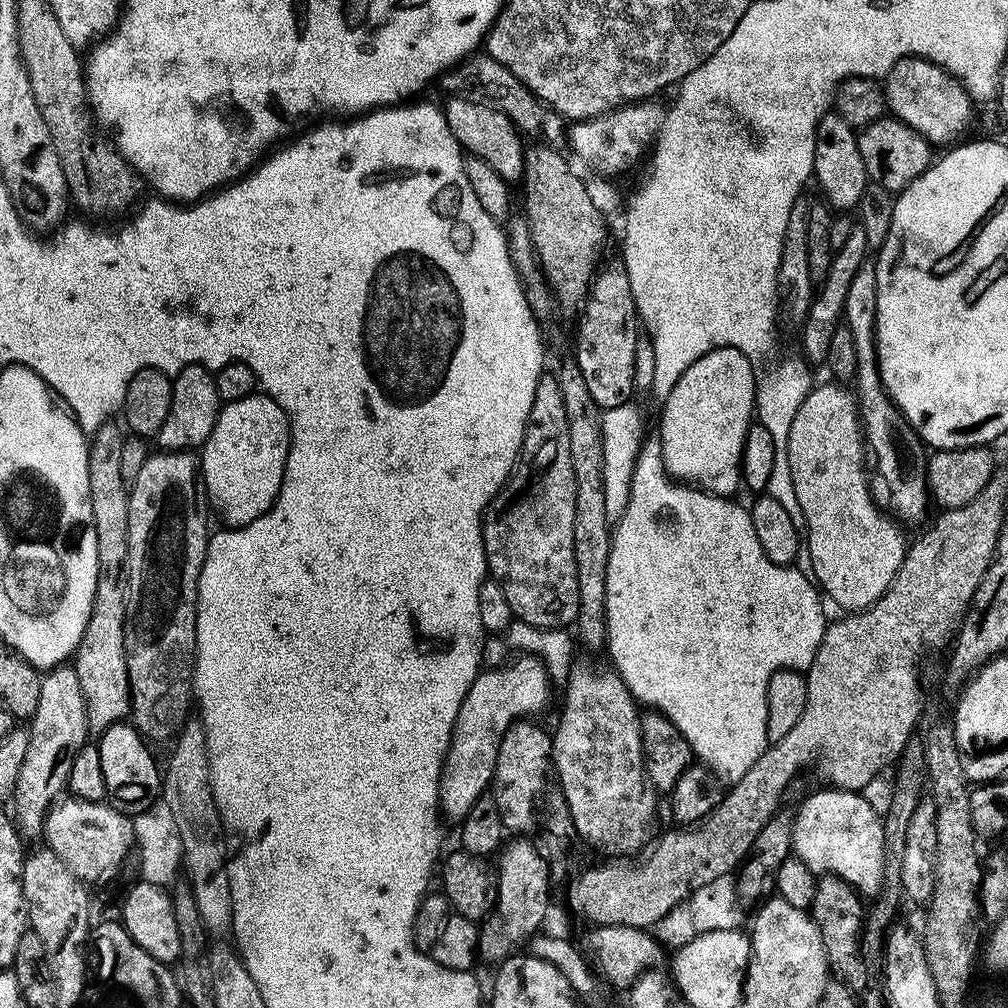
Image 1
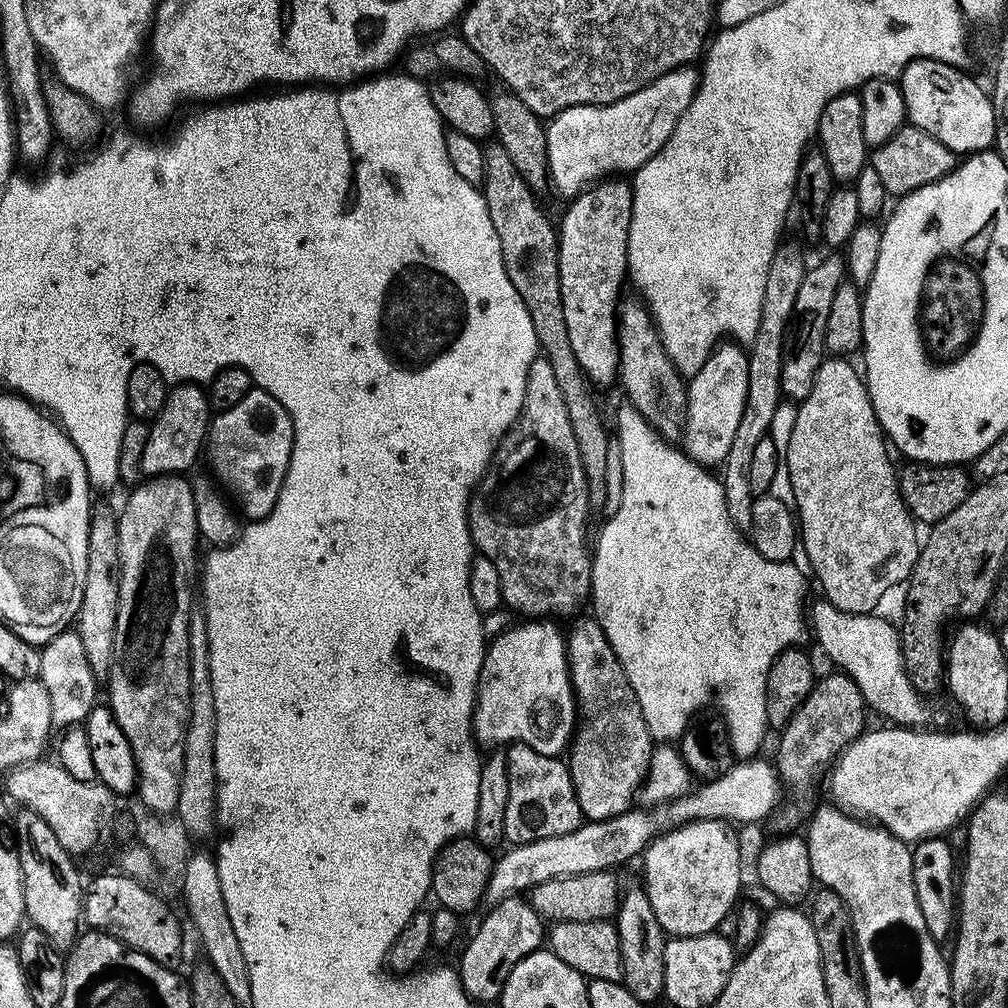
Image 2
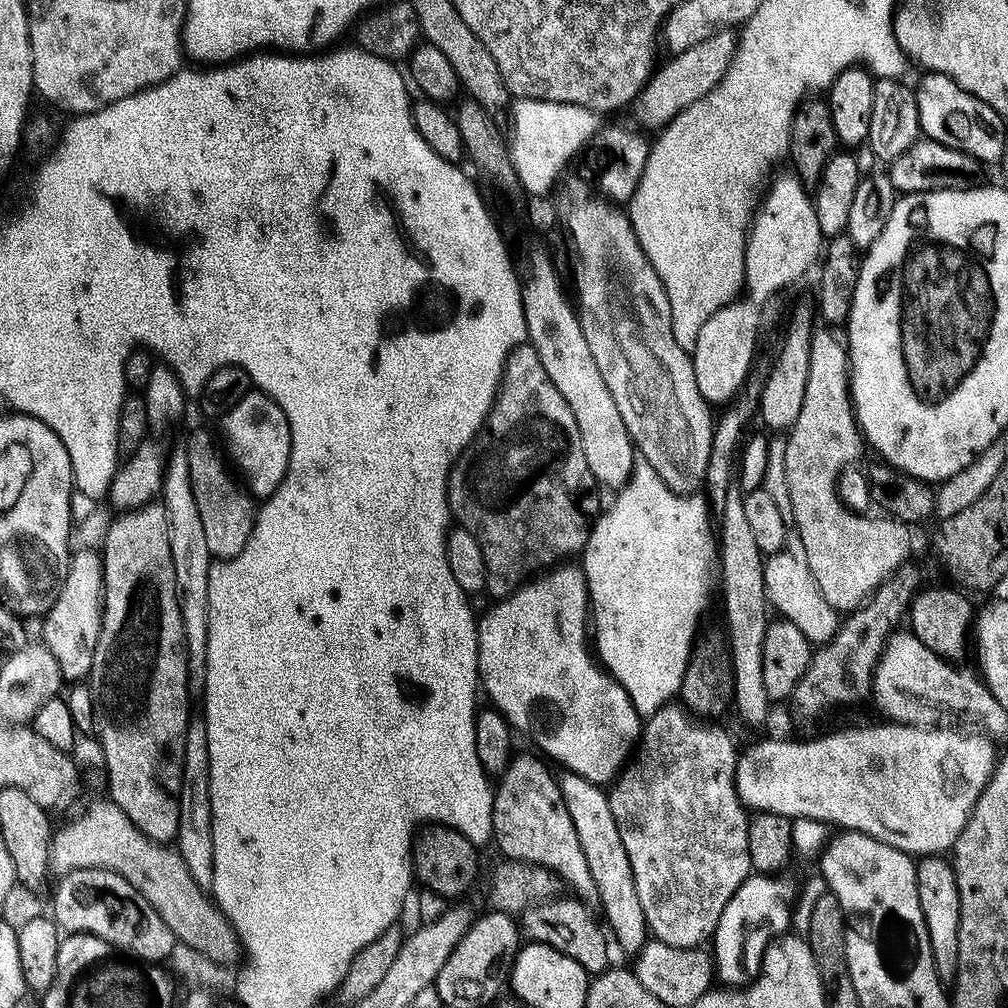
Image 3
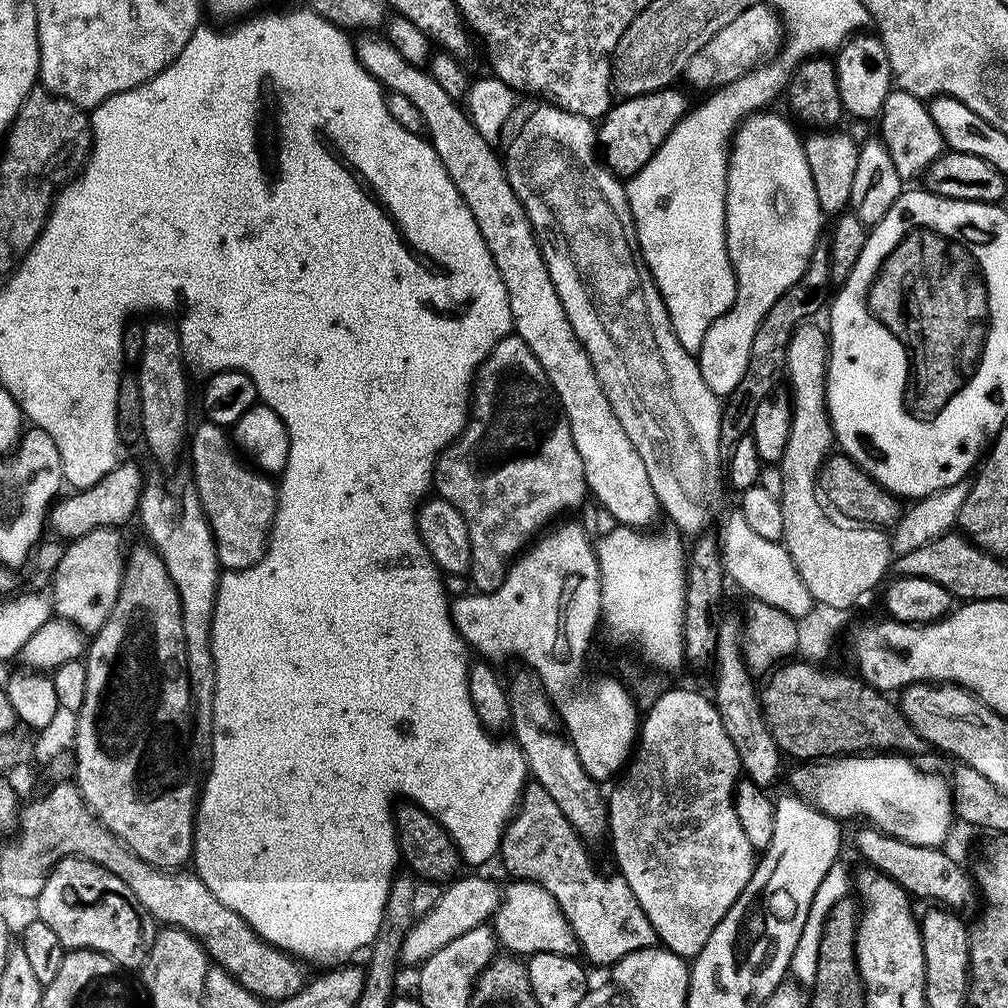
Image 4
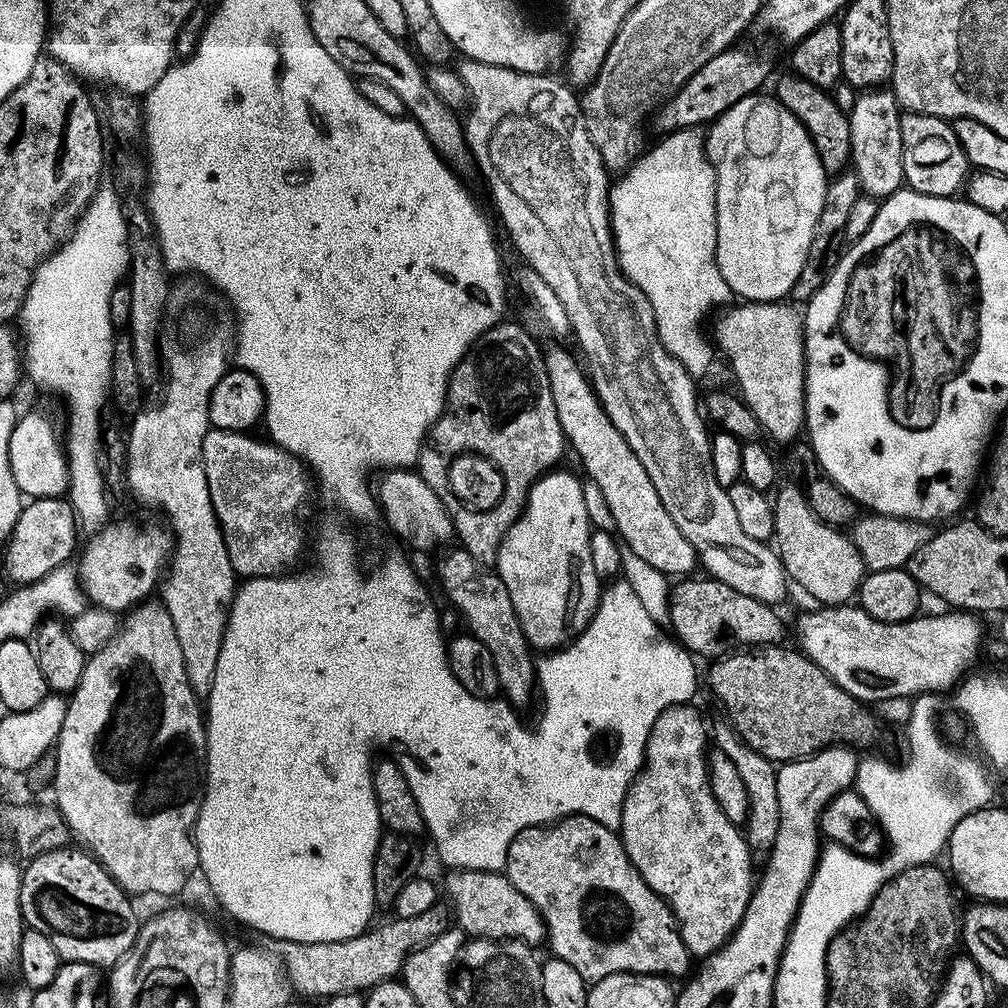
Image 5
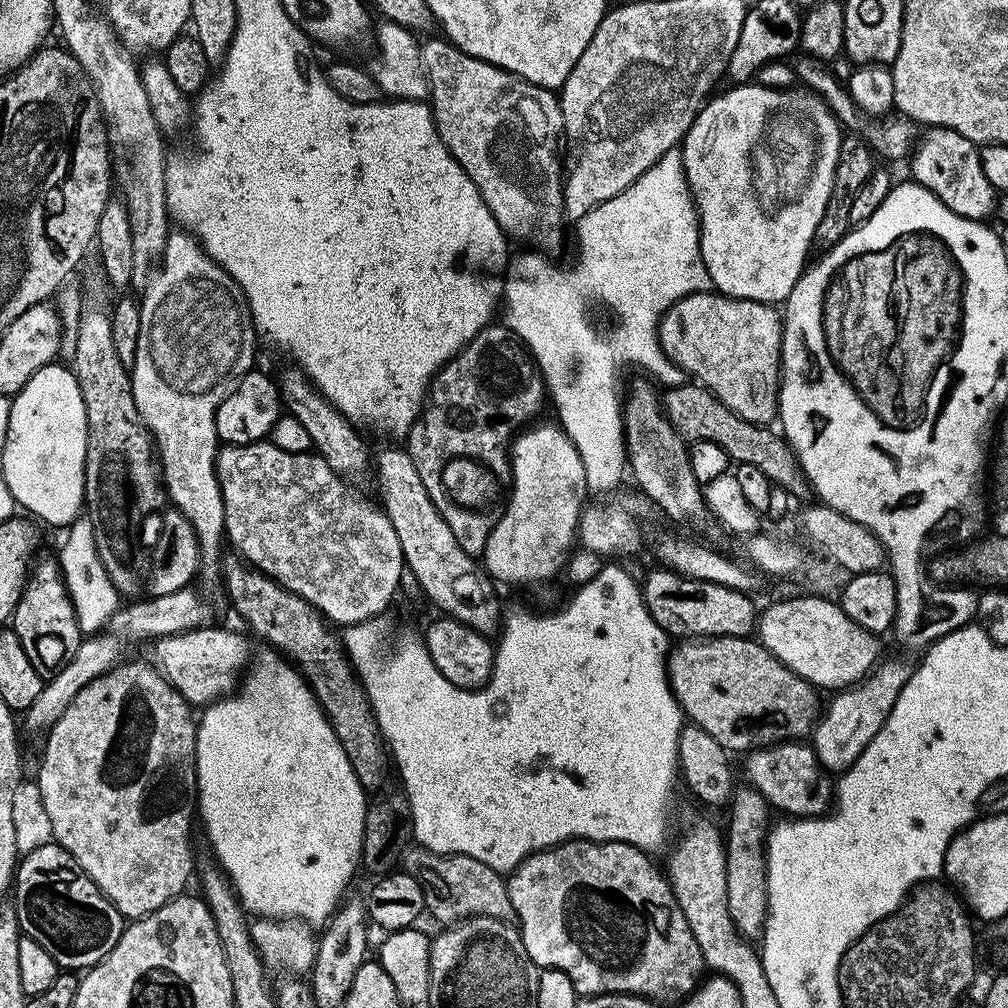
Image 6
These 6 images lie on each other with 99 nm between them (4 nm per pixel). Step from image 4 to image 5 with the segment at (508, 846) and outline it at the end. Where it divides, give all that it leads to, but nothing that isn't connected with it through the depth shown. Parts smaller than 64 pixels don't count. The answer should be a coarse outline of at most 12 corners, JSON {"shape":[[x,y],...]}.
{"shape":[[585,816],[503,875],[585,982],[689,975],[671,906]]}

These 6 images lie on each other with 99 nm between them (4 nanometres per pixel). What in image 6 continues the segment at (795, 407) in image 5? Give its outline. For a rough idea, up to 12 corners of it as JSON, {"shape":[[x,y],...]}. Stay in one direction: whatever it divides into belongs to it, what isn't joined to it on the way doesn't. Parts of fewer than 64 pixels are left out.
{"shape":[[715,291],[660,318],[660,349],[734,414],[778,416],[782,316]]}

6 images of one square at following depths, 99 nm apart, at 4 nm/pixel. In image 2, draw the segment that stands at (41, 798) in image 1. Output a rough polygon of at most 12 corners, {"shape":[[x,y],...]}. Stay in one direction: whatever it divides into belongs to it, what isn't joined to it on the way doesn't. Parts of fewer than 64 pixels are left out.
{"shape":[[75,630],[40,648],[40,675],[60,726],[87,720],[96,700]]}

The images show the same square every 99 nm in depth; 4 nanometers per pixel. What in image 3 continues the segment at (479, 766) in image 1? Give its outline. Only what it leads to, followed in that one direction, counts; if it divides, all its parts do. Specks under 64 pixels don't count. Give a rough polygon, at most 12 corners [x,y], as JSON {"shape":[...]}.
{"shape":[[583,567],[497,599],[478,684],[608,786],[642,717],[590,651]]}

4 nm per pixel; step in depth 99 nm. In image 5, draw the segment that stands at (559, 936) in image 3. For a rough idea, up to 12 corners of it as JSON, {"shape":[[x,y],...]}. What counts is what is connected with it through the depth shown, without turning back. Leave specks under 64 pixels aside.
{"shape":[[449,871],[461,933],[546,940],[540,912],[498,872]]}

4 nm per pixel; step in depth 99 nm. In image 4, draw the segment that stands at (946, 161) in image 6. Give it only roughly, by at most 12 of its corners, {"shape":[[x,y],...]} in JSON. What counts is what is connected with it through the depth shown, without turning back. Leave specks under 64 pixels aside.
{"shape":[[894,88],[880,139],[903,181],[917,179],[946,145],[927,103]]}

